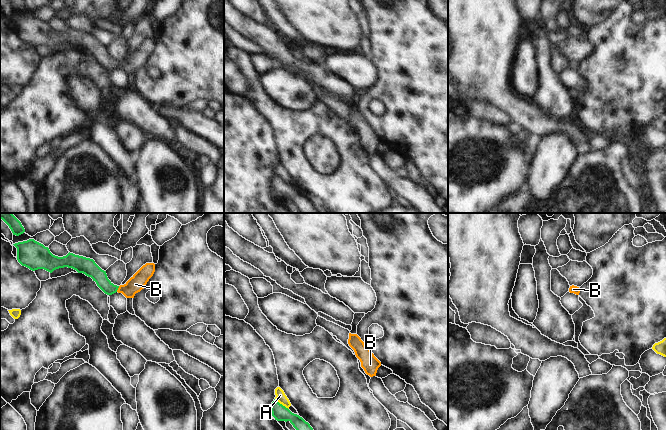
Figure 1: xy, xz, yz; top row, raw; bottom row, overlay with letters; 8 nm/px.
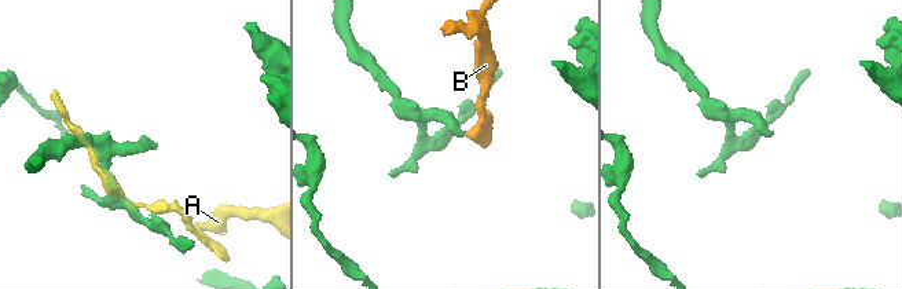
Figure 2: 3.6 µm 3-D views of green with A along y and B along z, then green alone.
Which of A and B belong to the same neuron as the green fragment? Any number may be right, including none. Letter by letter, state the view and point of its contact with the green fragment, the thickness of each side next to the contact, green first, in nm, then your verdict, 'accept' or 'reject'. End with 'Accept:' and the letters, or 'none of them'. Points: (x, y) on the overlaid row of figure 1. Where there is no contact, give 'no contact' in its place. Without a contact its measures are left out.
A: xz (281, 404) | 120/80 nm | reject
B: xy (117, 289) | 120/140 nm | accept
Accept: B

